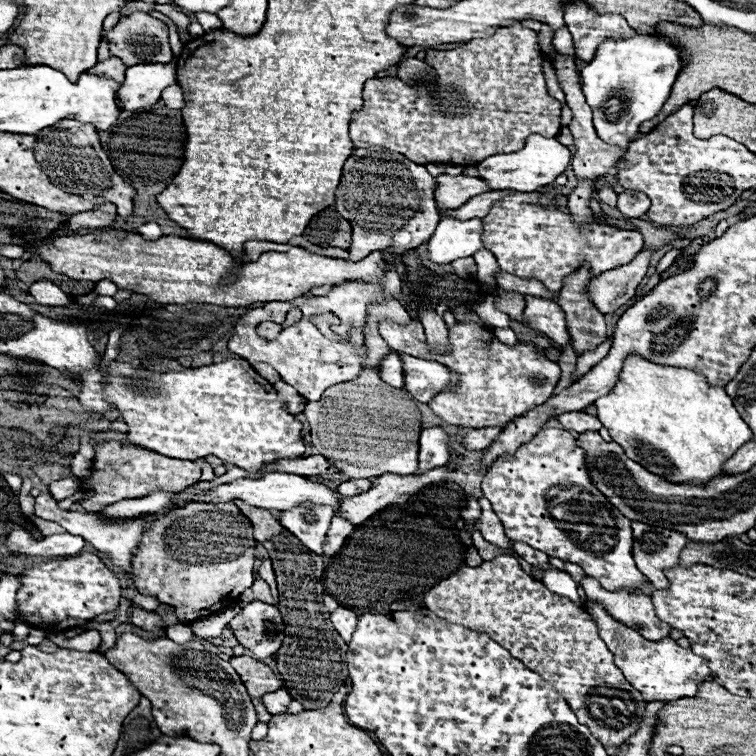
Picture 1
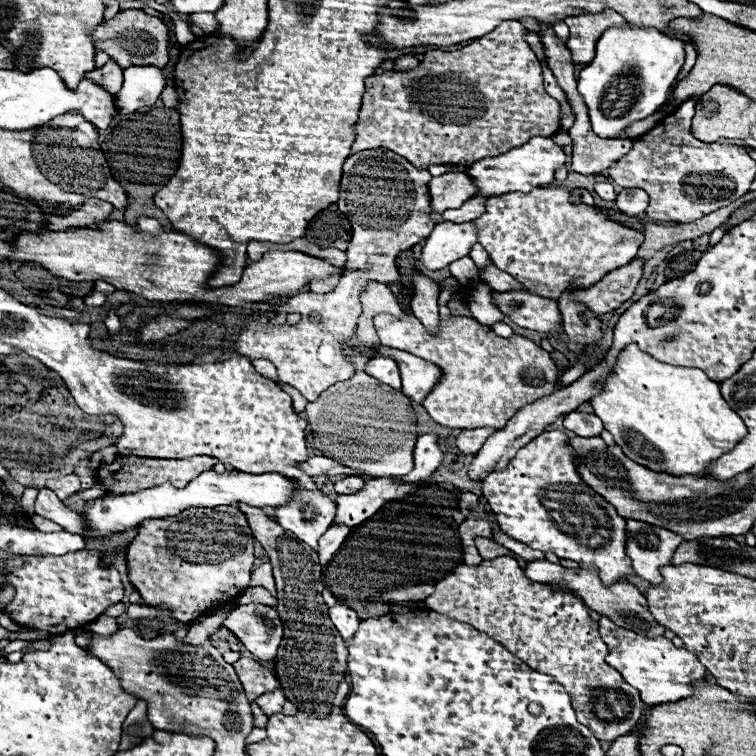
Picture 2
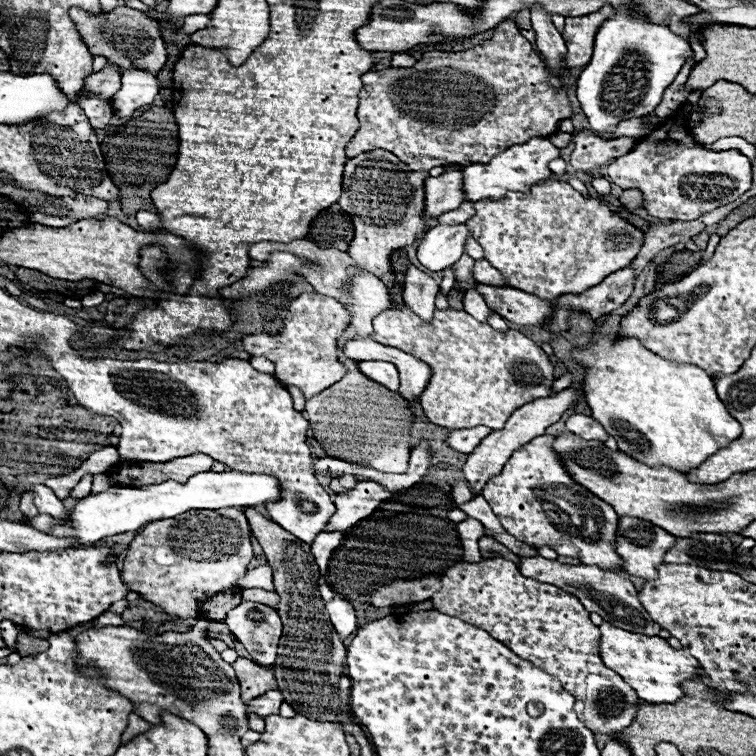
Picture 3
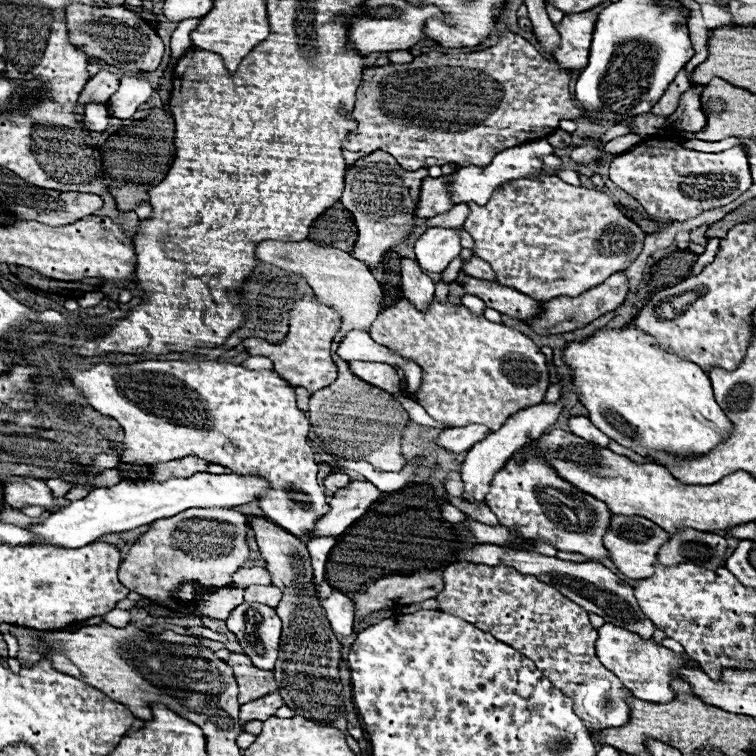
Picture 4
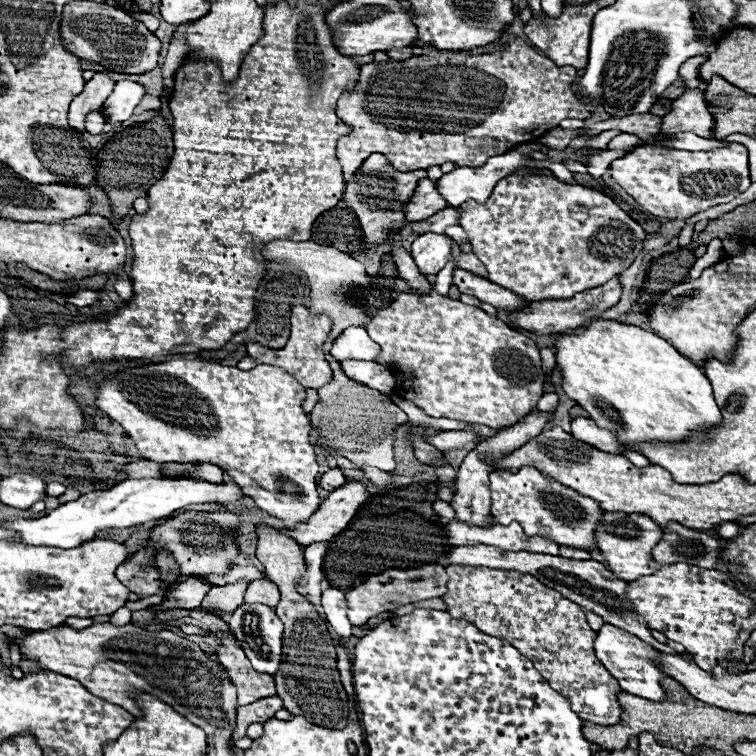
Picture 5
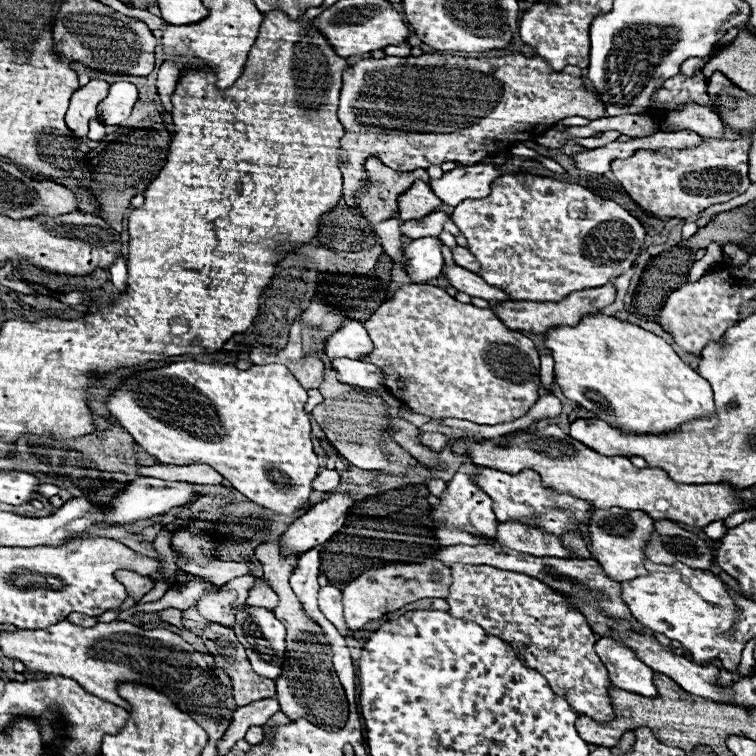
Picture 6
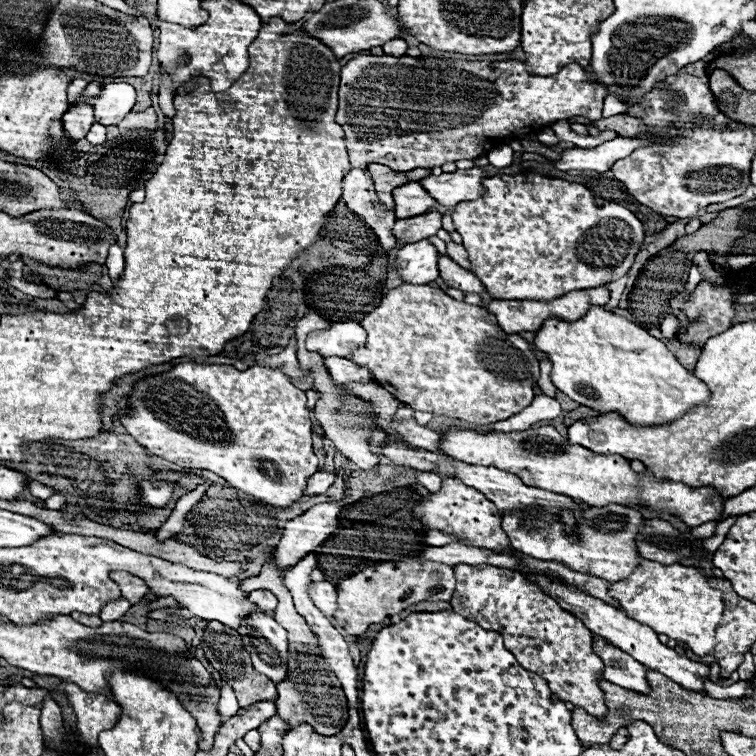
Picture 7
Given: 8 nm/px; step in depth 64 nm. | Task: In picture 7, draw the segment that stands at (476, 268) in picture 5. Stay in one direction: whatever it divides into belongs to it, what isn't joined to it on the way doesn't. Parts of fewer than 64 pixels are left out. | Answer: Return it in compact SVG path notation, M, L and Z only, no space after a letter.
M446 242L446 252L448 252L448 256L454 260L454 262L458 262L462 268L466 268L466 270L470 270L470 262L468 262L468 254L466 254L466 250L464 250L464 246L462 244L456 244L456 242Z

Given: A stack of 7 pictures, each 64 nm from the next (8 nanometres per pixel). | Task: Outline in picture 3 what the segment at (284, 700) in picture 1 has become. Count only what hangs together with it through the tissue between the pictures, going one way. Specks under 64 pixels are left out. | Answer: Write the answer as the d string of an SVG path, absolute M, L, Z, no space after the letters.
M272 690L272 692L266 692L264 696L258 696L256 700L248 702L246 704L246 714L256 714L260 718L266 718L270 714L278 714L280 710L280 704L282 704L282 694L280 690Z

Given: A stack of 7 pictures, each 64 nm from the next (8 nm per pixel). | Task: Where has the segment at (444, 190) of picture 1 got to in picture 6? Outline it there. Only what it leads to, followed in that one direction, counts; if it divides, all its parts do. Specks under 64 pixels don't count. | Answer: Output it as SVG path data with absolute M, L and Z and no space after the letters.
M416 182L412 188L402 192L398 196L398 218L400 220L412 220L412 218L422 218L434 212L440 206L440 200L432 196L430 188L426 182Z

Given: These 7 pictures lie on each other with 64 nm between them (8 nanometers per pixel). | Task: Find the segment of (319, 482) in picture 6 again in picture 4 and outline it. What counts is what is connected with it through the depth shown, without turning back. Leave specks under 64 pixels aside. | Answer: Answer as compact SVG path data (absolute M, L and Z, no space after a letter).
M332 472L332 474L328 474L328 476L324 478L324 486L326 486L328 490L332 490L332 492L344 488L344 484L348 484L348 482L350 482L350 478L348 478L344 472Z

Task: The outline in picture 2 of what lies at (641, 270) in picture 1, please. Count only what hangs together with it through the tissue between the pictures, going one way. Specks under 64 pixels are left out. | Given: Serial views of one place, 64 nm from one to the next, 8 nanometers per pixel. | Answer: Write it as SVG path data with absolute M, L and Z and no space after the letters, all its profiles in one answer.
M632 260L630 264L608 272L600 282L586 290L576 290L572 300L586 304L596 316L616 310L622 302L626 302L634 290L638 280L642 278L642 262Z

